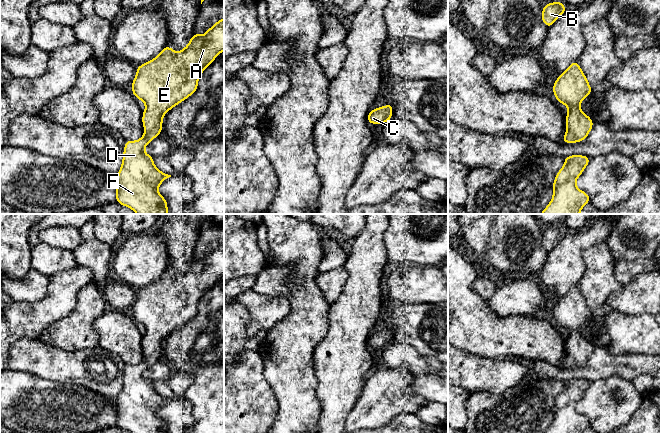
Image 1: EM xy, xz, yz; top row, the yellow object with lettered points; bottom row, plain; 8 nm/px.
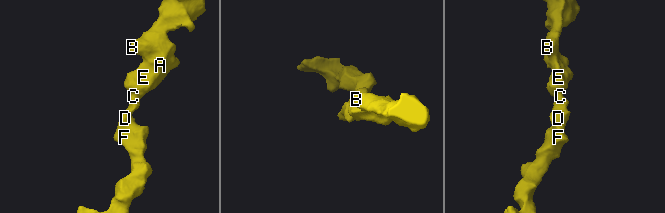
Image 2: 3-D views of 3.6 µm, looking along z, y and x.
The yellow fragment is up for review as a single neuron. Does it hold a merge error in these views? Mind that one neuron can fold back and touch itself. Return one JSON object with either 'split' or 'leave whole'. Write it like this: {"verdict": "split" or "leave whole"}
{"verdict": "leave whole"}

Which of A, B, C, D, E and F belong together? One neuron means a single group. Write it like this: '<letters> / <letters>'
A B C D E F

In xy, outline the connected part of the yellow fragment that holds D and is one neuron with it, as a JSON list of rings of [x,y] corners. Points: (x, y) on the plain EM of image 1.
[[[224,242],[217,245],[204,259],[195,255],[188,269],[178,277],[166,269],[157,281],[137,290],[136,300],[131,309],[133,319],[146,330],[142,339],[145,357],[139,364],[125,366],[122,389],[116,401],[117,427],[130,433],[168,433],[167,424],[159,418],[157,412],[171,399],[161,396],[154,389],[153,381],[144,376],[144,372],[160,359],[163,340],[196,316],[200,299],[222,275]]]

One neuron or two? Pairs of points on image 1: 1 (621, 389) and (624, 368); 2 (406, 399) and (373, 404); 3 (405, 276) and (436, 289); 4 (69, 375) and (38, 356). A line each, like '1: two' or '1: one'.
1: two
2: one
3: one
4: one

